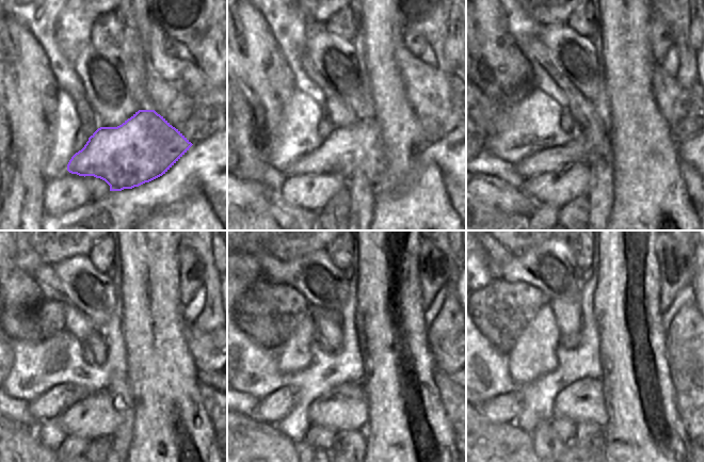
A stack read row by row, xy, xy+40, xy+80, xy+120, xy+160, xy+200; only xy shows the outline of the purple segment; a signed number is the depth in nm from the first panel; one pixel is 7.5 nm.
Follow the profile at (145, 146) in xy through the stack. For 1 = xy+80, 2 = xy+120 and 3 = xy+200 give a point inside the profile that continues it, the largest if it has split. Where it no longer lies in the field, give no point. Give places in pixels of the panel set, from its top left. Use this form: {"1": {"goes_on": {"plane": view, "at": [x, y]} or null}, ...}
{"1": {"goes_on": {"plane": "xy+80", "at": [580, 149]}}, "2": {"goes_on": {"plane": "xy+120", "at": [52, 403]}}, "3": {"goes_on": {"plane": "xy+200", "at": [507, 409]}}}

